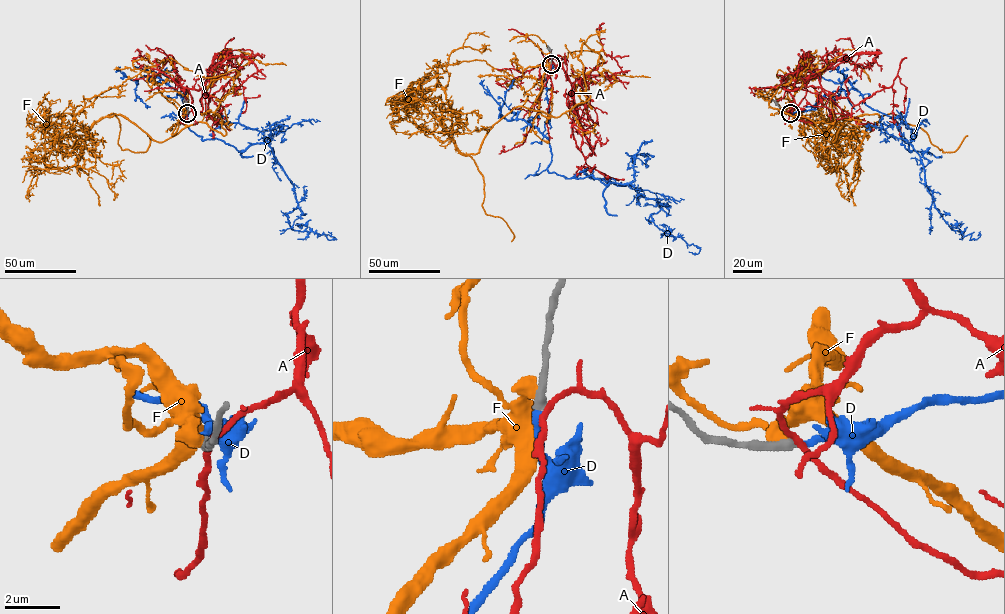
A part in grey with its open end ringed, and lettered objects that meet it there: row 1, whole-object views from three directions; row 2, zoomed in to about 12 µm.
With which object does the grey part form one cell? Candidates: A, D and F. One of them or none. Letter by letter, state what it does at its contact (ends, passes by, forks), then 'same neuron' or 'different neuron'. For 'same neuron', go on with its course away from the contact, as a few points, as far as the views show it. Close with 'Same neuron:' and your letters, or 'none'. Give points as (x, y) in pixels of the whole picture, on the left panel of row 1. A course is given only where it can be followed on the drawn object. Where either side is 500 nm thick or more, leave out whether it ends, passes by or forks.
A: it passes by; different neuron
D: it ends; same neuron; course (186, 113), (180, 88), (183, 121), (202, 140), (266, 144), (293, 185), (290, 227), (325, 236)
F: different neuron
Same neuron: D

